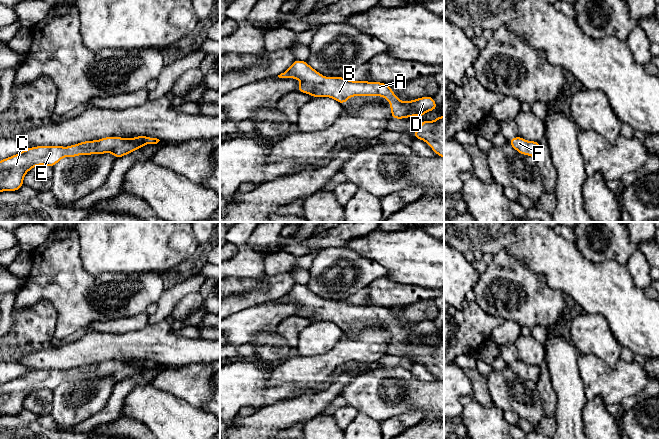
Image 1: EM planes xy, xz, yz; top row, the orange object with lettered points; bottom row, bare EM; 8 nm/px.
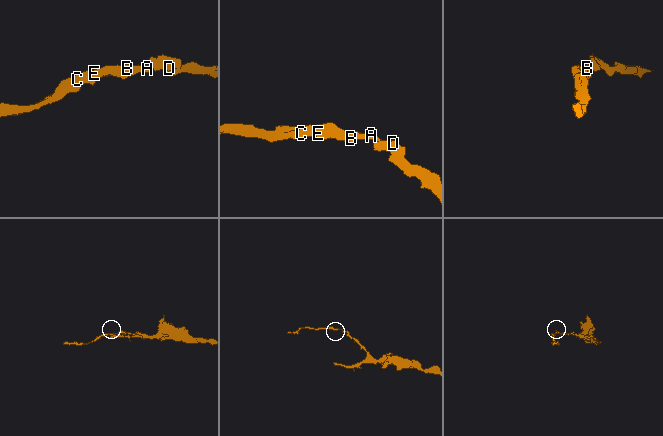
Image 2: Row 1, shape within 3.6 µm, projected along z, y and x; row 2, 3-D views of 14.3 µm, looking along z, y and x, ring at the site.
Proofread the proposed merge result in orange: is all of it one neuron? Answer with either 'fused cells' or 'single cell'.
single cell

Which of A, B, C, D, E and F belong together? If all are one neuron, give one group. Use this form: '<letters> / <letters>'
A B C D E F

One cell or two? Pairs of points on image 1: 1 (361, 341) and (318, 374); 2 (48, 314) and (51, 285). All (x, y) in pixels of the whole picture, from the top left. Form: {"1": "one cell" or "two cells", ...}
{"1": "one cell", "2": "two cells"}

